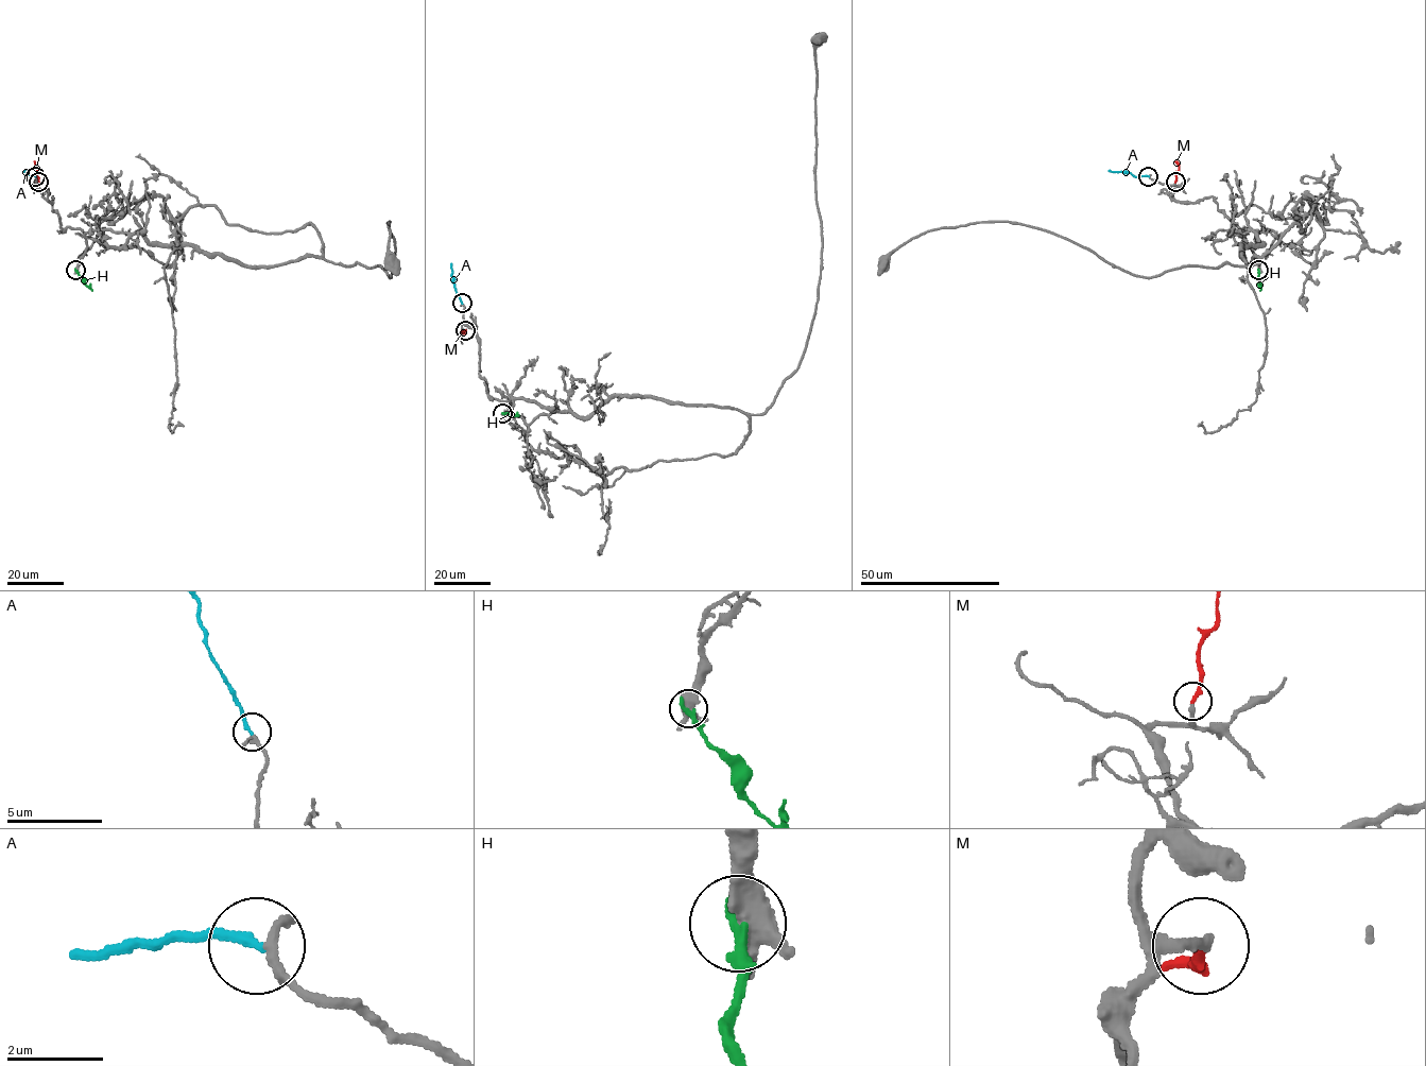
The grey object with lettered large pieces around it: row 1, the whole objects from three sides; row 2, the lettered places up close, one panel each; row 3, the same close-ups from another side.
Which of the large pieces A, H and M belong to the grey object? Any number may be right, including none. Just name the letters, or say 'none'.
M

